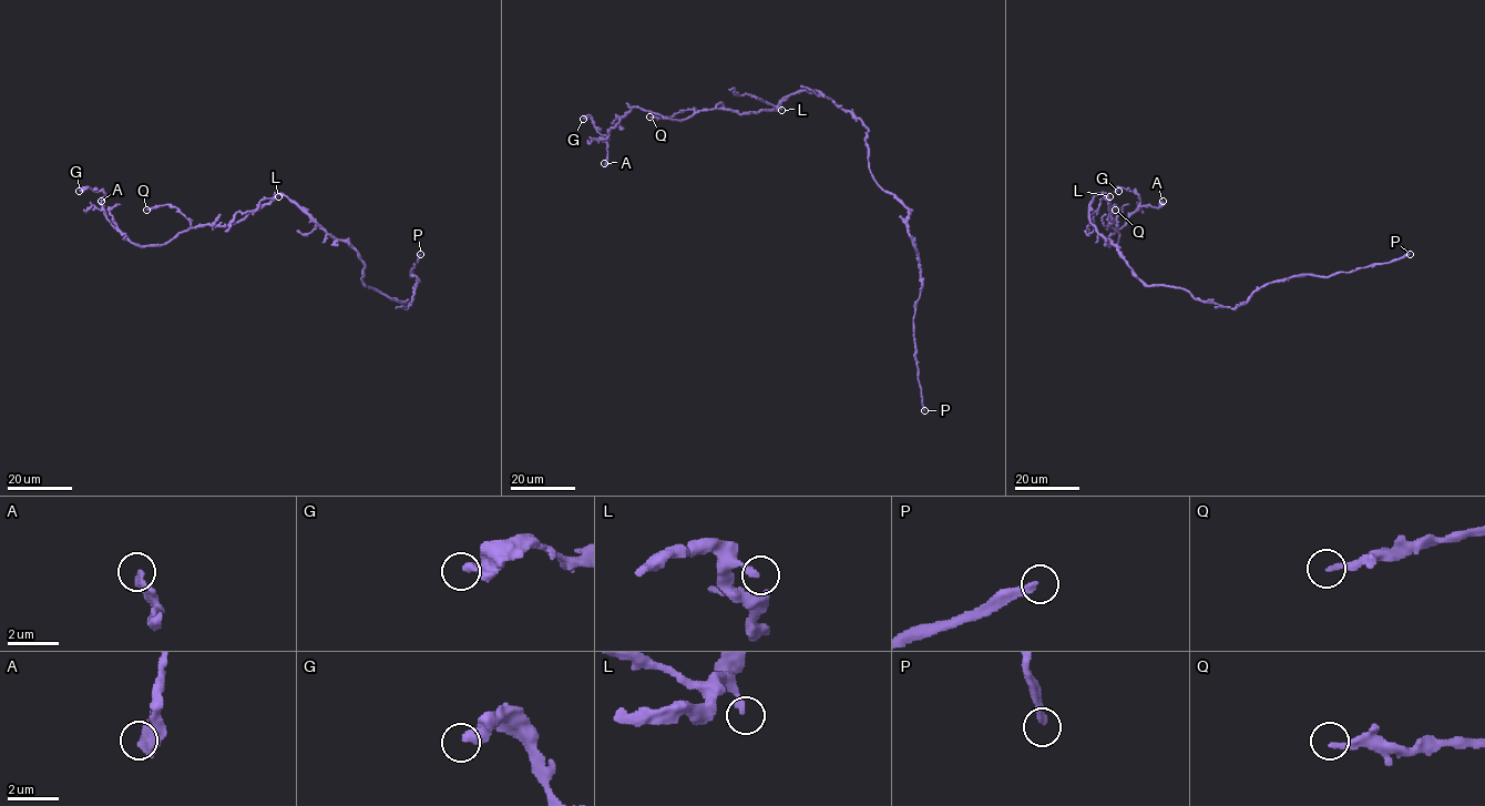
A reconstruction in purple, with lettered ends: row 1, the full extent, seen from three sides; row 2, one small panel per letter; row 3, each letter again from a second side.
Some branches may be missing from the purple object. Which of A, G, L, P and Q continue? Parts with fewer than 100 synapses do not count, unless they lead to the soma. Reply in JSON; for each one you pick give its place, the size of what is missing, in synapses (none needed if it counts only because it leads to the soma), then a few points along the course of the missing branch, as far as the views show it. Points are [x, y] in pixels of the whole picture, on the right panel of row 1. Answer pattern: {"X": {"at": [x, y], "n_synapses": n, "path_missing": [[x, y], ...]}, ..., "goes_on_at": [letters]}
{"P": {"at": [1410, 254]}, "goes_on_at": ["P"]}

